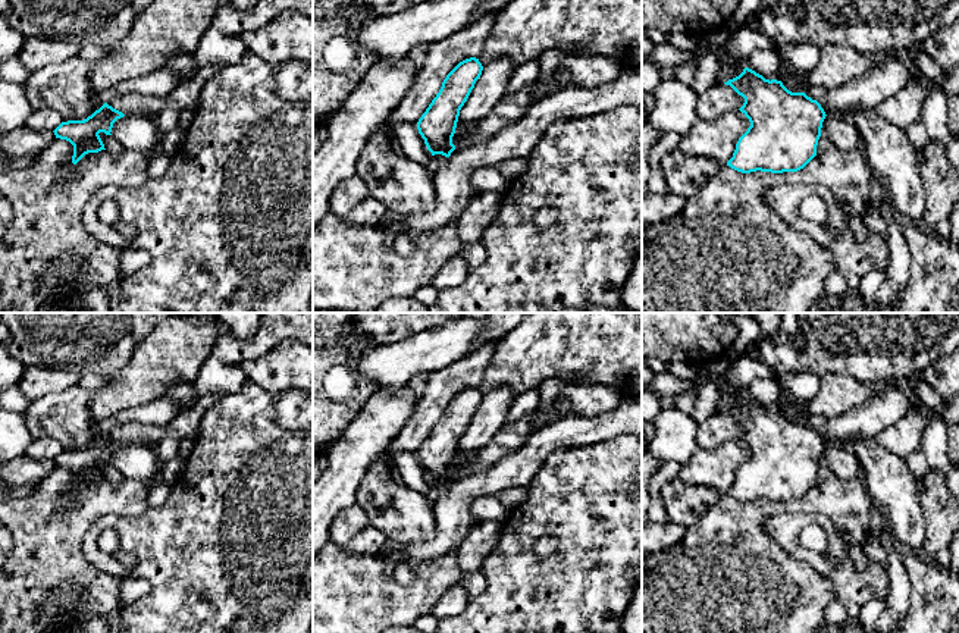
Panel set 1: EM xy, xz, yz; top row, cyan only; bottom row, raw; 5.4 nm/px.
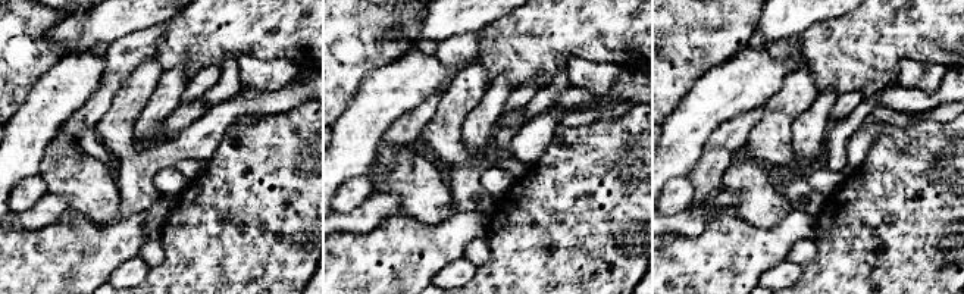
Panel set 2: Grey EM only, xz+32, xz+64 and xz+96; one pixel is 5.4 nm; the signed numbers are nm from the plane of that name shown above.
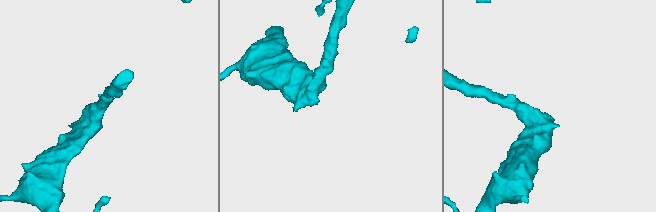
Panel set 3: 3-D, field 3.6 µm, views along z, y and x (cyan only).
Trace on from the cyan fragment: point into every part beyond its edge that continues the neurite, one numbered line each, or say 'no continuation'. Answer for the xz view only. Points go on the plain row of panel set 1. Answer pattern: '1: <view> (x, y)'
no continuation

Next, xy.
1: xy (129, 432)

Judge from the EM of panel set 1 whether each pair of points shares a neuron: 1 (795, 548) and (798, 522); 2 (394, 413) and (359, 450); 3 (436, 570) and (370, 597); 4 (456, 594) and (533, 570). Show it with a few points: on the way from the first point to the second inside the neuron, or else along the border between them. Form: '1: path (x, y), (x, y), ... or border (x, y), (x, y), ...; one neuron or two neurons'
1: path (793, 542), (793, 527); one neuron
2: path (385, 422), (366, 441); one neuron
3: path (420, 586), (410, 597), (386, 597); one neuron
4: border (470, 599), (458, 614), (451, 617); two neurons

